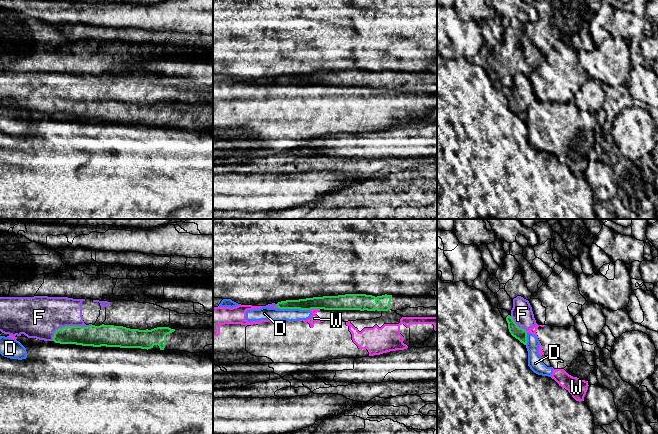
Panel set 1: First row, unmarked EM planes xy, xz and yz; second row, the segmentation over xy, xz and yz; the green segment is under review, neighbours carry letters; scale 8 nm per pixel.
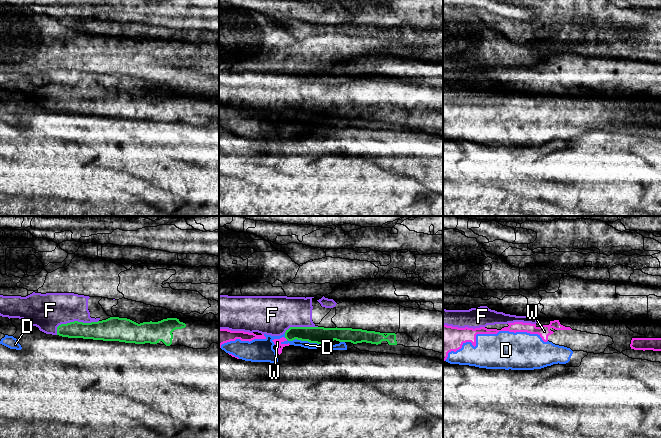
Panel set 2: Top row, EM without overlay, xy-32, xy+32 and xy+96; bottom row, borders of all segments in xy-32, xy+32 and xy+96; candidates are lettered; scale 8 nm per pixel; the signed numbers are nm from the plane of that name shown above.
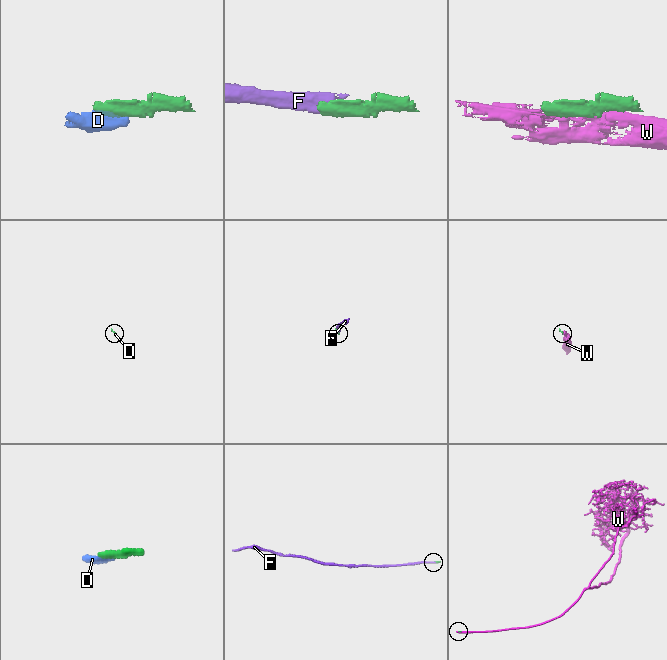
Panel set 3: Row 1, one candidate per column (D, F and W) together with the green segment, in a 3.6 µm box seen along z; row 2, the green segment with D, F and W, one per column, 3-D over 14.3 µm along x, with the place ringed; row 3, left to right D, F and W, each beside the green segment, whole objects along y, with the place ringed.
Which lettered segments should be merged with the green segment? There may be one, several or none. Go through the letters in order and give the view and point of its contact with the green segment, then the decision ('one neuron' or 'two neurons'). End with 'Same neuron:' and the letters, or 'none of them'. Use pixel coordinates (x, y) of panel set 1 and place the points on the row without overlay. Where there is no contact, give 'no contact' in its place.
D: contact xz (294, 84); two neurons
F: contact xy (68, 102); two neurons
W: contact xz (314, 84); two neurons
Same neuron: none of them

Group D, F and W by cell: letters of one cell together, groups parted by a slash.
D W / F

